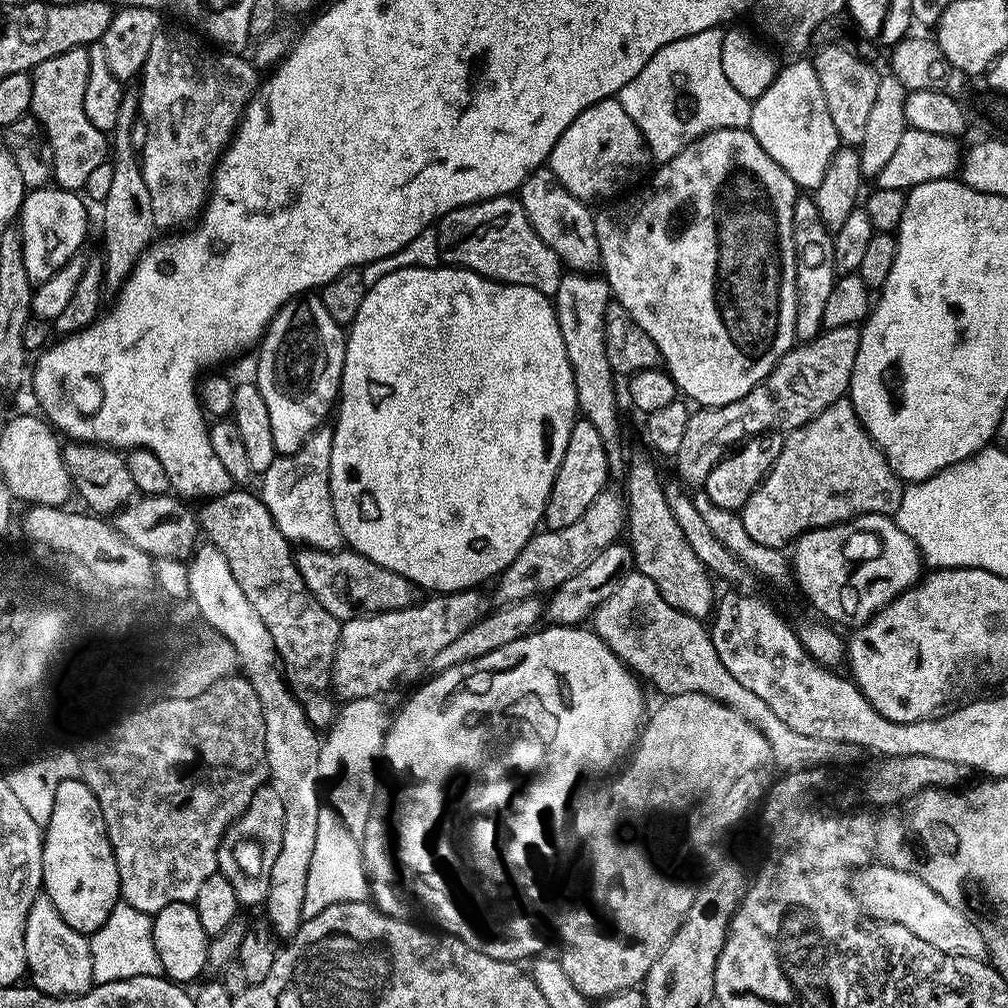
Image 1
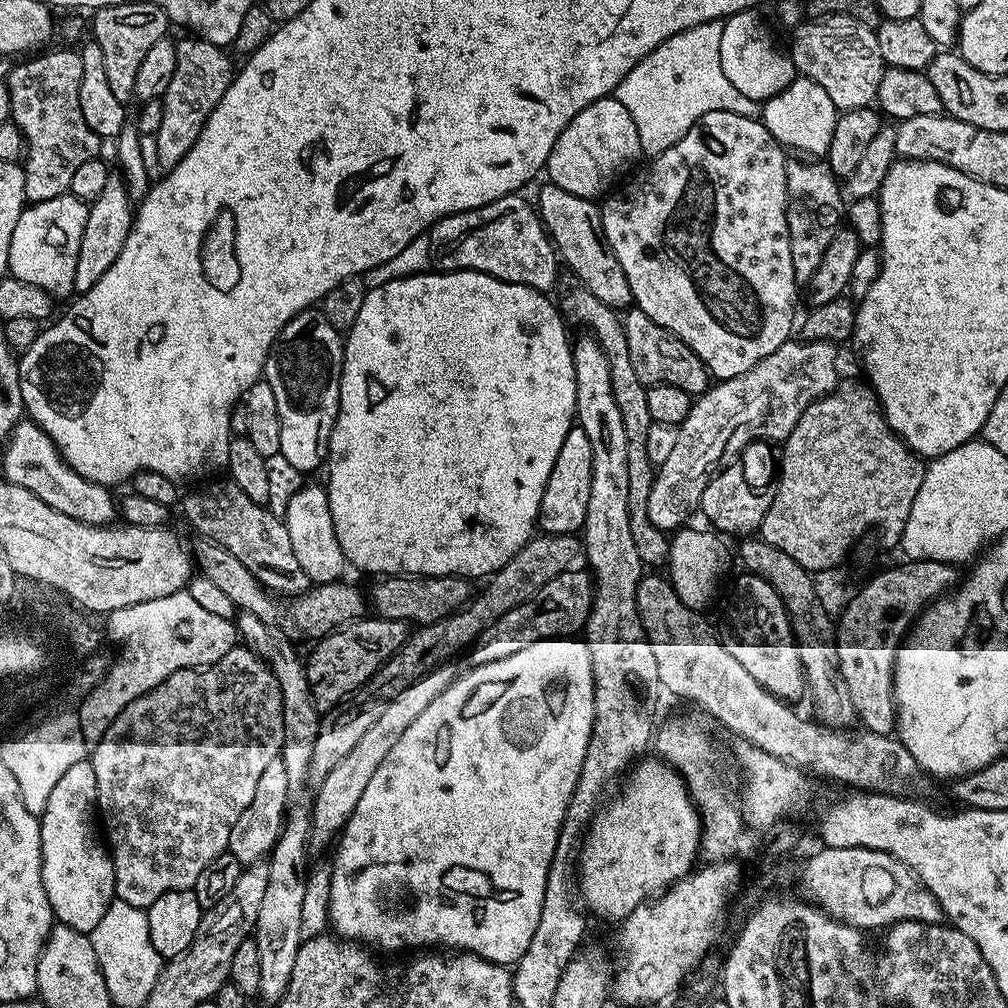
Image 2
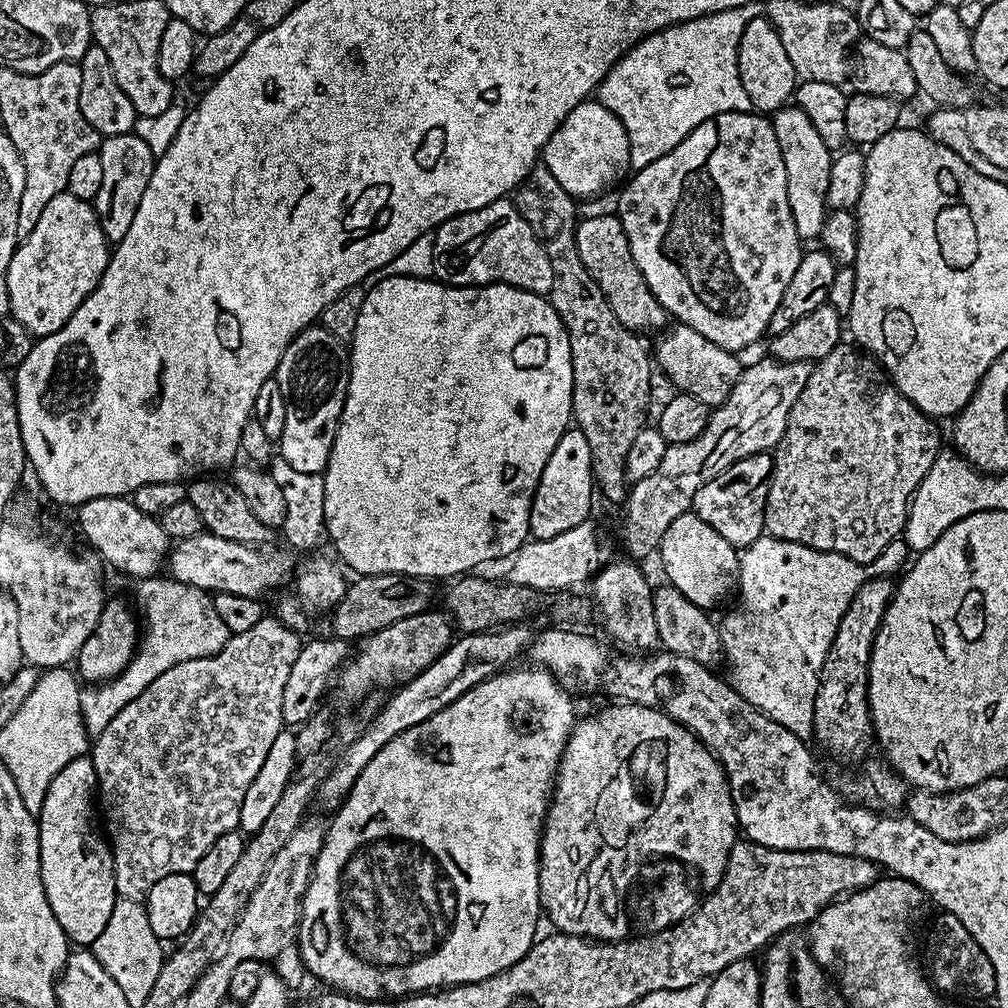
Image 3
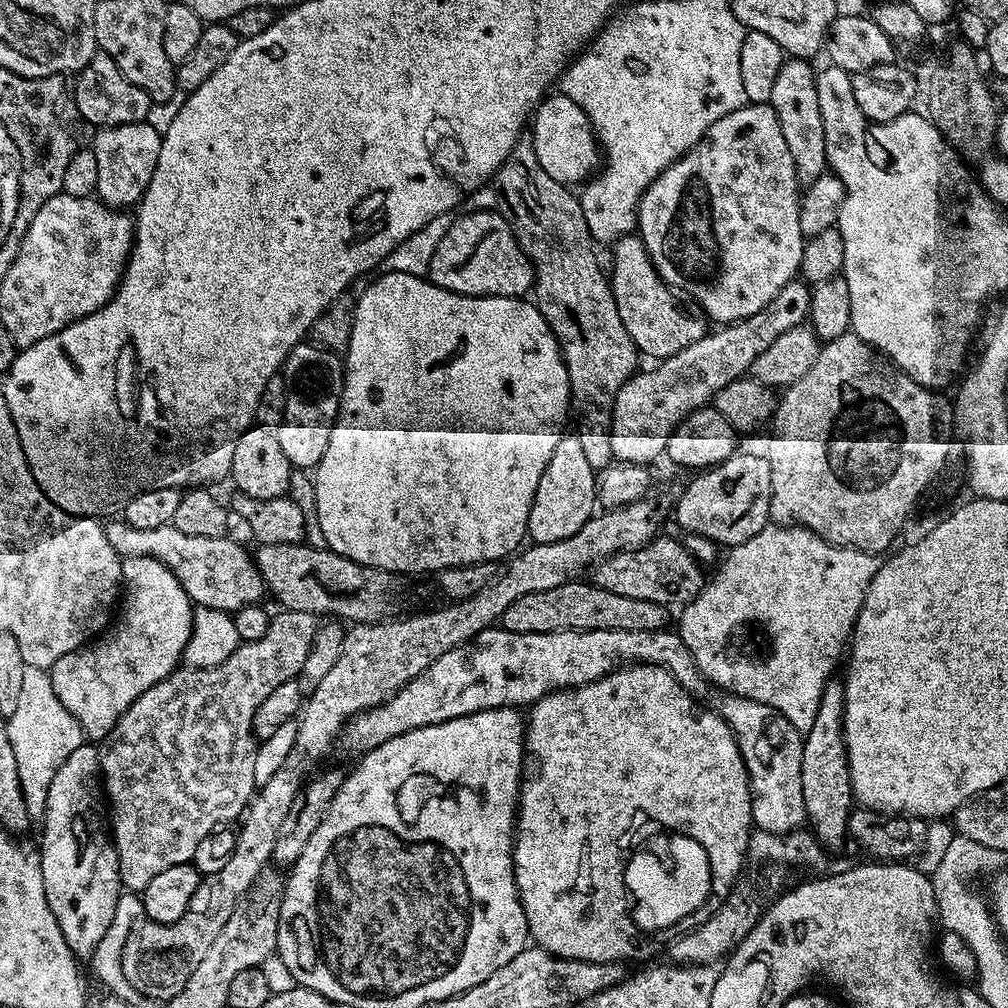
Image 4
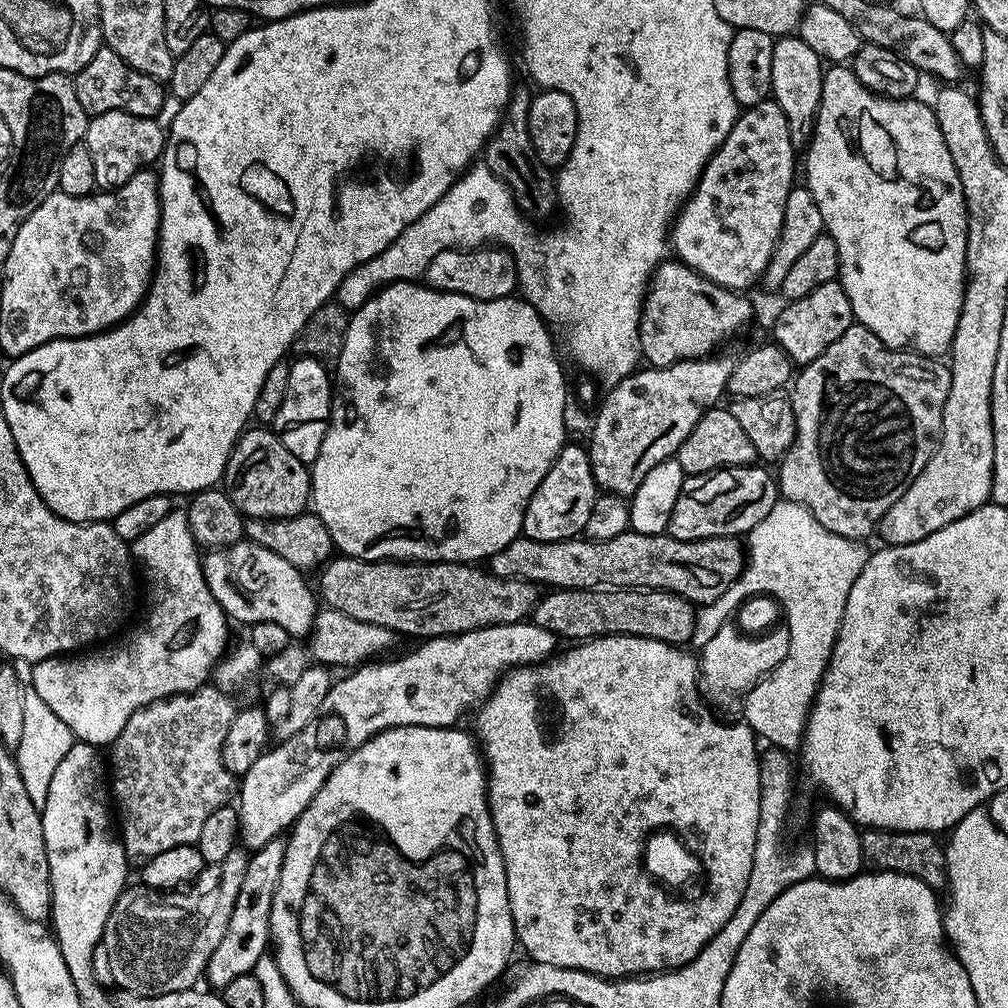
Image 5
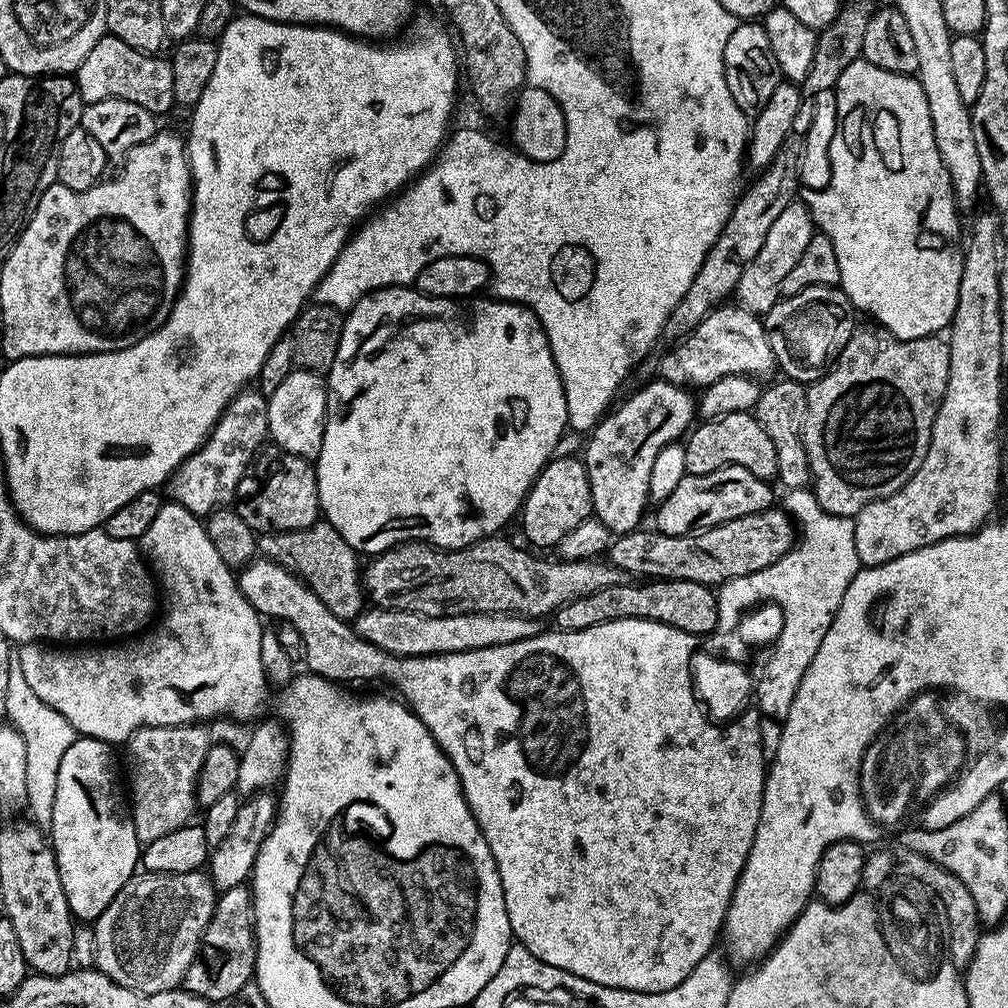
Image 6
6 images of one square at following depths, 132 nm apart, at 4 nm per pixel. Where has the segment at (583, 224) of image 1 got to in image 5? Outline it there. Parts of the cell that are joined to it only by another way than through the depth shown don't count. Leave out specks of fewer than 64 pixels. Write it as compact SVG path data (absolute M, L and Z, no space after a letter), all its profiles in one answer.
M668 258L659 264L644 293L644 309L640 311L640 355L653 368L665 368L680 360L703 360L715 353L719 344L736 336L752 320L752 304L740 290L724 288L713 280L700 276L679 259Z

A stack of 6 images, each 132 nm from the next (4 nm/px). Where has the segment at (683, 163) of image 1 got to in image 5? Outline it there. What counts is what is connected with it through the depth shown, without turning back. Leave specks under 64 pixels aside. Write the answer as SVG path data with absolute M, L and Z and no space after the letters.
M769 98L767 100L759 100L753 108L743 109L740 115L736 117L730 134L726 134L722 146L709 158L707 166L702 170L700 180L695 188L692 189L688 199L684 201L680 211L676 213L676 219L670 229L670 244L680 263L690 266L700 276L704 276L708 280L713 280L713 282L721 284L724 288L748 290L748 287L755 280L757 283L763 277L766 266L774 254L776 243L780 241L786 198L791 194L794 187L794 181L792 179L798 176L798 168L796 172L796 156L798 156L798 152L797 149L792 147L790 126L786 126L786 114L782 114L782 106L778 106L775 100Z

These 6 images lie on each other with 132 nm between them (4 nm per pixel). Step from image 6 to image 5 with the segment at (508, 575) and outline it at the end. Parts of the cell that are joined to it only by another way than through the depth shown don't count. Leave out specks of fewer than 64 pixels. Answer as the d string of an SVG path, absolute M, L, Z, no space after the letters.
M340 554L329 559L328 563L319 569L318 575L318 596L327 607L342 610L342 614L350 614L350 618L358 618L358 622L374 622L376 626L386 626L401 637L457 636L475 628L495 624L519 624L531 617L534 606L542 595L541 589L530 580L504 580L489 572L487 567L472 564L359 560Z

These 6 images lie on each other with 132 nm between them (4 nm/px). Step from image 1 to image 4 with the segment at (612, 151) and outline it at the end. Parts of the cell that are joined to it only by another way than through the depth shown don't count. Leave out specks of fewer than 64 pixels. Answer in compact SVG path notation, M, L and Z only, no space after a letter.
M563 94L545 95L536 105L530 120L530 135L538 162L554 182L580 186L601 167L602 149L588 115L570 97Z

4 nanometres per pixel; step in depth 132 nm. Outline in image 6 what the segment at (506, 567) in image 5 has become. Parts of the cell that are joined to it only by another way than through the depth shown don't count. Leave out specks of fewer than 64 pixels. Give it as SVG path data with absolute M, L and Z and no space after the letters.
M773 506L758 514L746 514L725 524L688 533L687 536L667 536L655 530L637 530L617 535L606 553L607 563L621 568L632 578L655 578L657 580L689 580L709 586L719 586L725 580L754 574L782 558L792 549L798 539L798 529L791 516Z

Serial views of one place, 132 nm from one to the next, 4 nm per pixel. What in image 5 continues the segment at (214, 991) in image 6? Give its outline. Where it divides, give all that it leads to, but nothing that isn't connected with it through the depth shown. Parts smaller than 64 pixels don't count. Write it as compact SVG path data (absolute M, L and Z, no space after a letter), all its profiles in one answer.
M277 838L266 842L266 846L255 849L248 857L246 874L242 878L242 890L238 890L238 898L234 906L234 914L230 914L230 926L226 926L226 934L222 934L222 942L218 942L218 950L210 954L210 962L206 969L206 980L216 990L230 986L233 978L252 972L258 958L269 951L272 935L272 903L278 890L278 882L282 878L282 862L286 858L286 843Z

